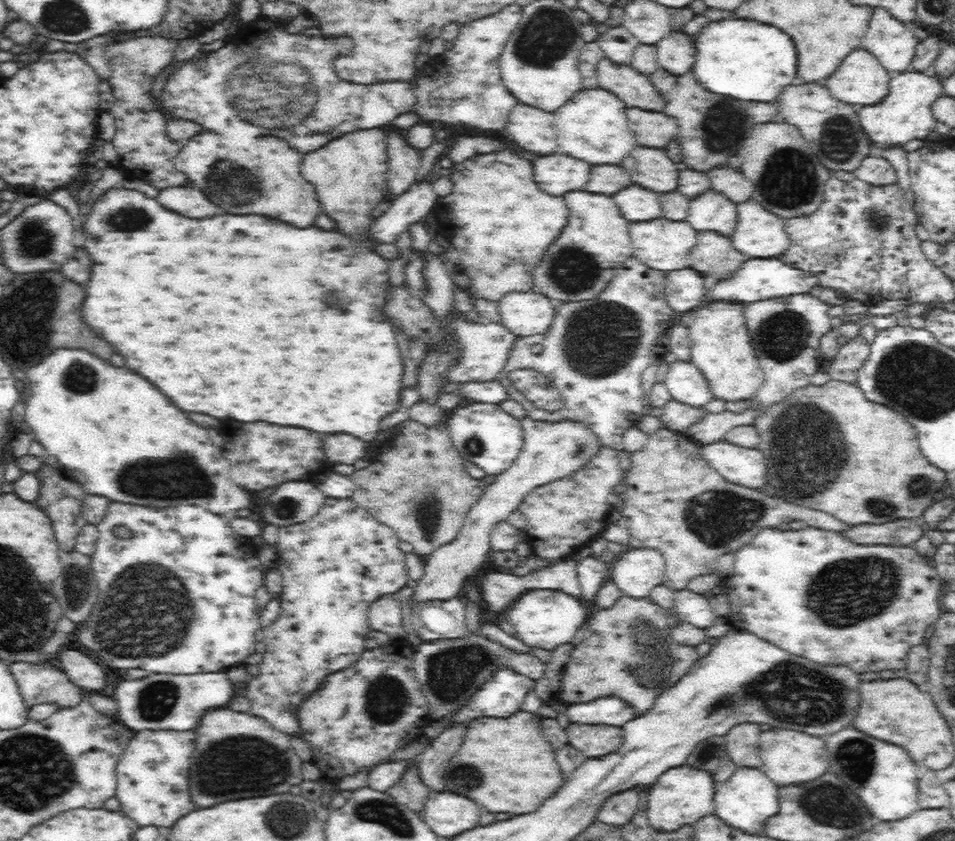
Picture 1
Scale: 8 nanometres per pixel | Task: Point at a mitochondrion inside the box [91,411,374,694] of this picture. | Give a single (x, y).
(180, 476)

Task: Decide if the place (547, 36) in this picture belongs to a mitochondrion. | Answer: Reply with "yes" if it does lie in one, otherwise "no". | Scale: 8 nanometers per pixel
yes

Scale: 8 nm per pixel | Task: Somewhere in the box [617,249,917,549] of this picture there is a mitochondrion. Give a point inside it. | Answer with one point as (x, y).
(807, 445)

